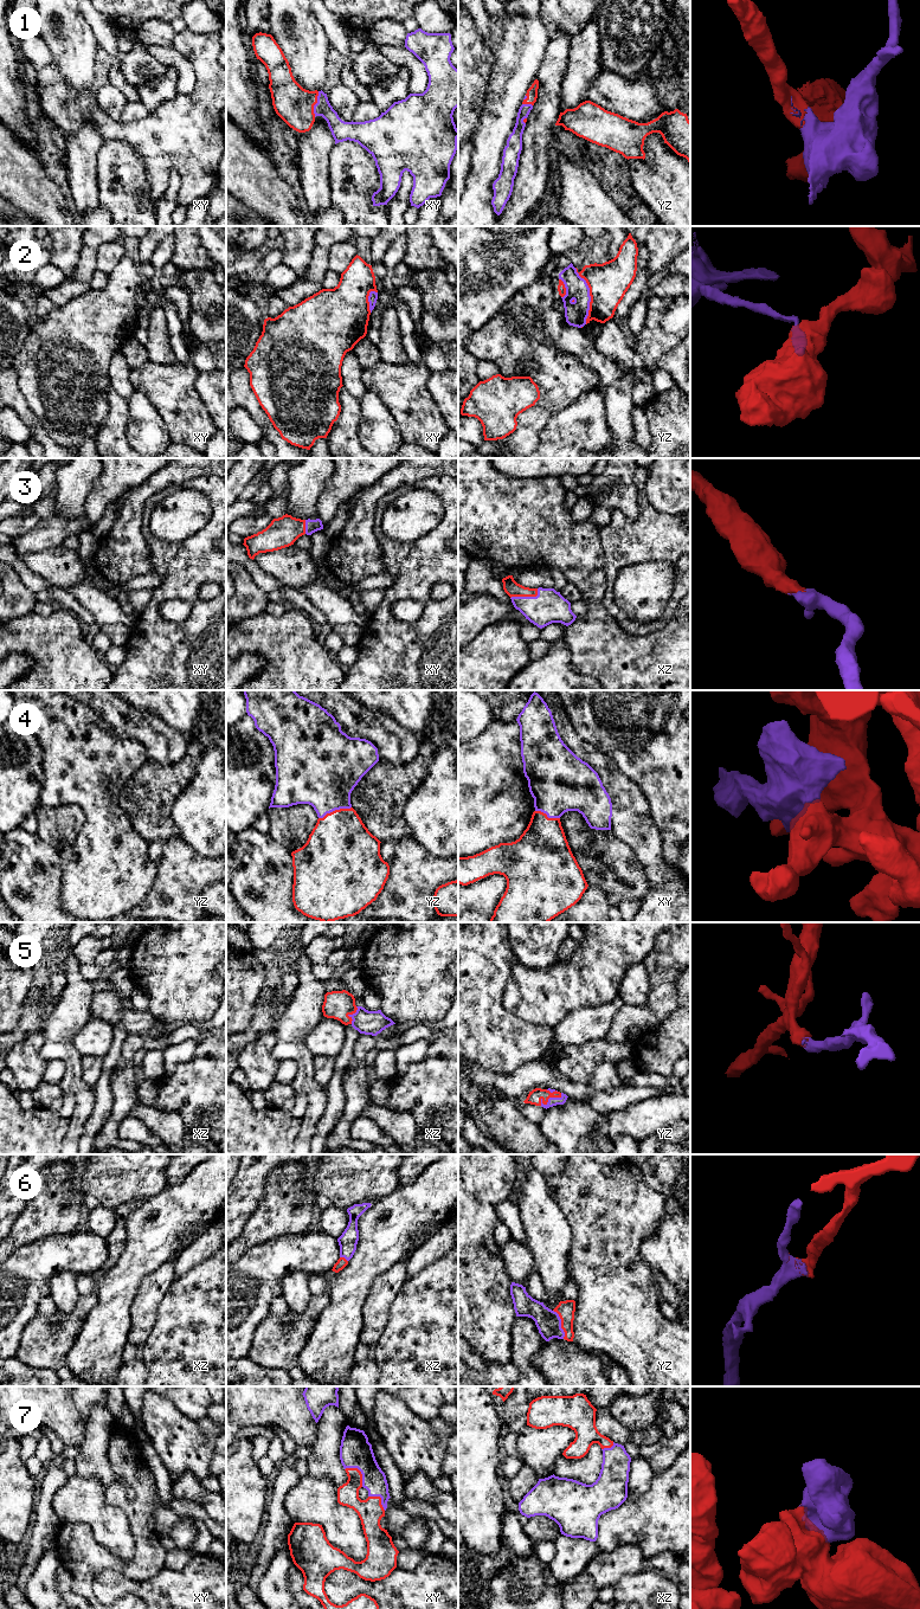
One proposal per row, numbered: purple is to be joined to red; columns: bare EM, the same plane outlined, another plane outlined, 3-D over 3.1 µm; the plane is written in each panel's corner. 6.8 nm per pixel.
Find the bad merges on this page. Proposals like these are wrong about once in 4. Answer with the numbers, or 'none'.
2

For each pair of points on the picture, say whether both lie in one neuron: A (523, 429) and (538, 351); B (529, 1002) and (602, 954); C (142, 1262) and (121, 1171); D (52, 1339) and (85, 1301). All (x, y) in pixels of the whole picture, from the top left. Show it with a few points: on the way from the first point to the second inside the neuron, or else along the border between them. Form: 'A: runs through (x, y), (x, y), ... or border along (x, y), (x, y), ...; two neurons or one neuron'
A: runs through (542, 410), (548, 404), (548, 369); one neuron
B: runs through (547, 998), (552, 993), (571, 985), (584, 972); one neuron
C: border along (163, 1189), (140, 1204); two neurons
D: runs through (62, 1330), (81, 1311); one neuron

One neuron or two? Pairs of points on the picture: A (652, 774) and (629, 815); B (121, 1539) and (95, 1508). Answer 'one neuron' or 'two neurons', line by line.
A: two neurons
B: one neuron

